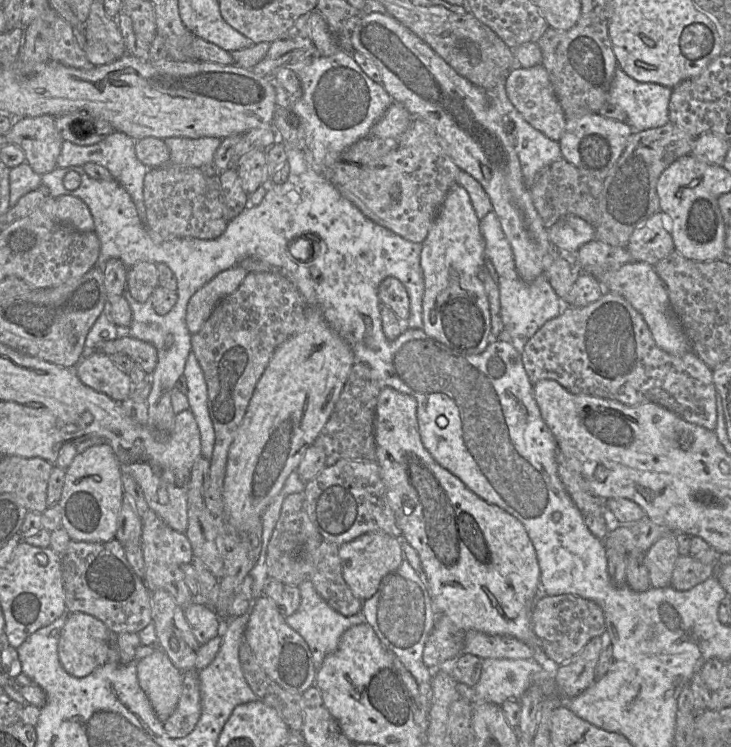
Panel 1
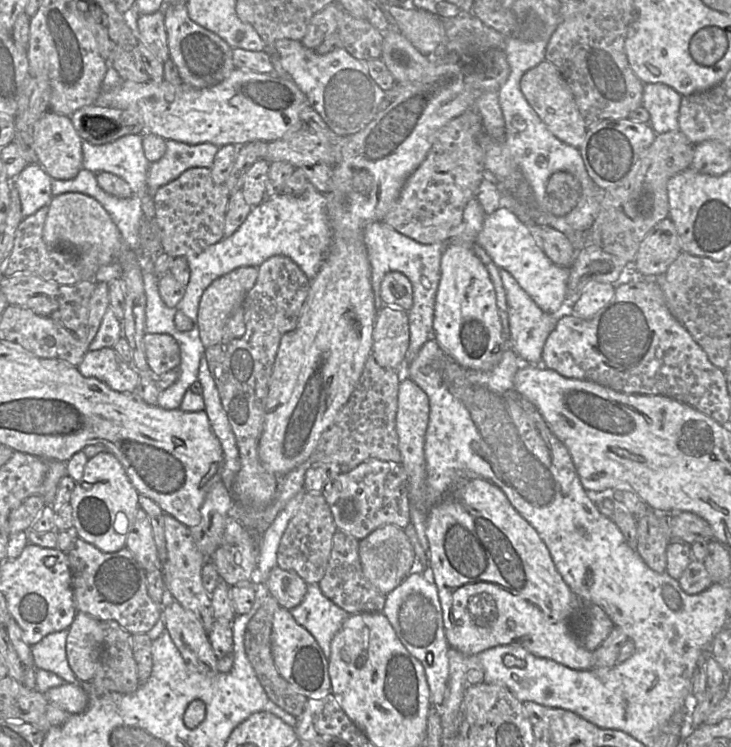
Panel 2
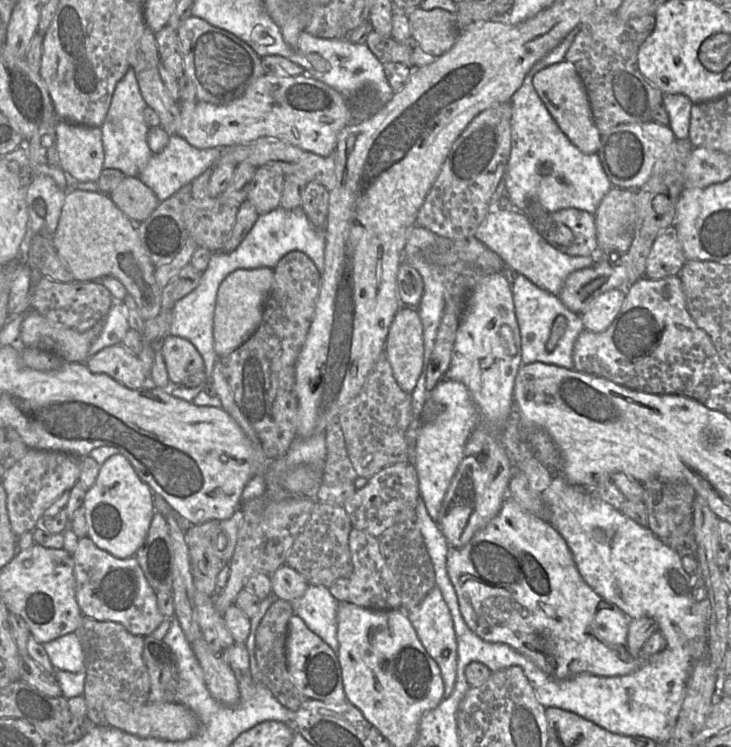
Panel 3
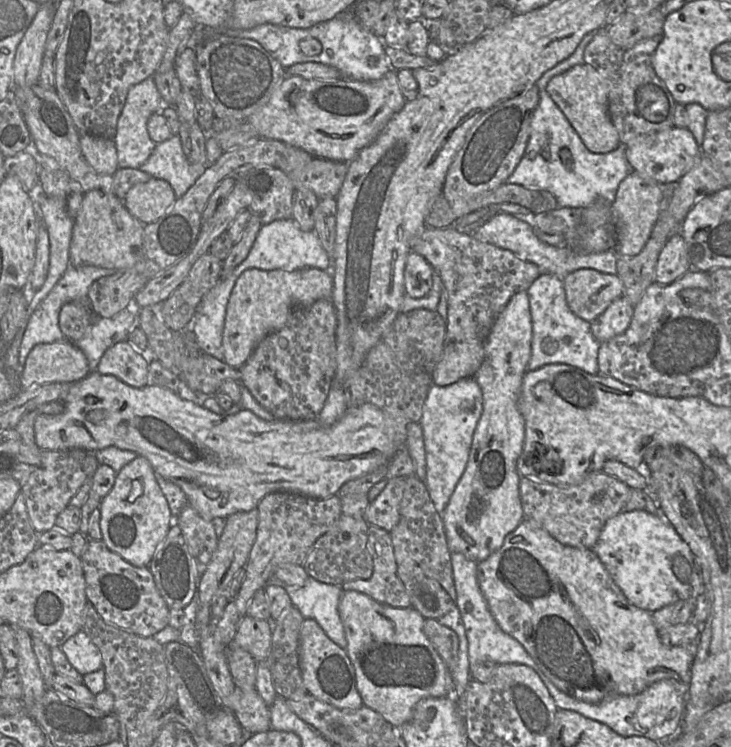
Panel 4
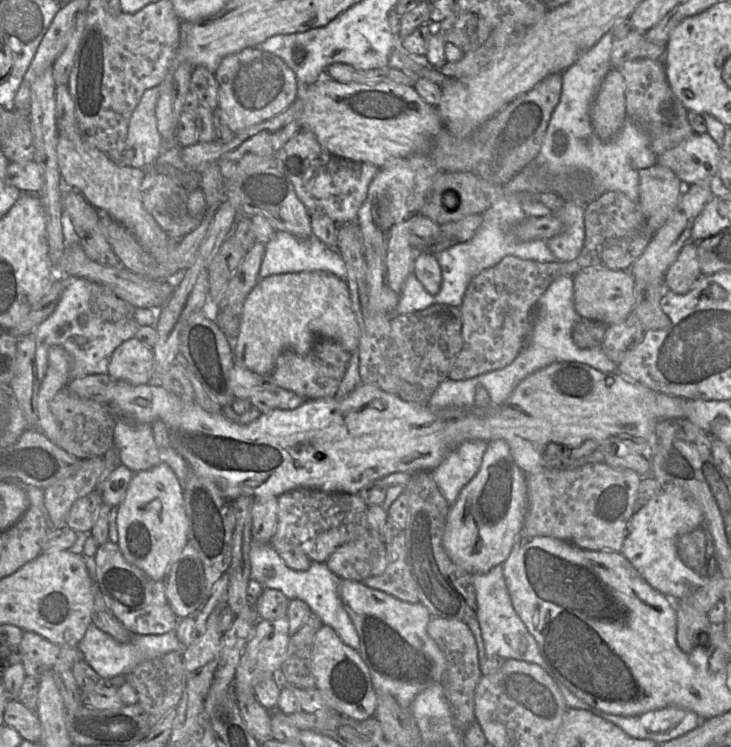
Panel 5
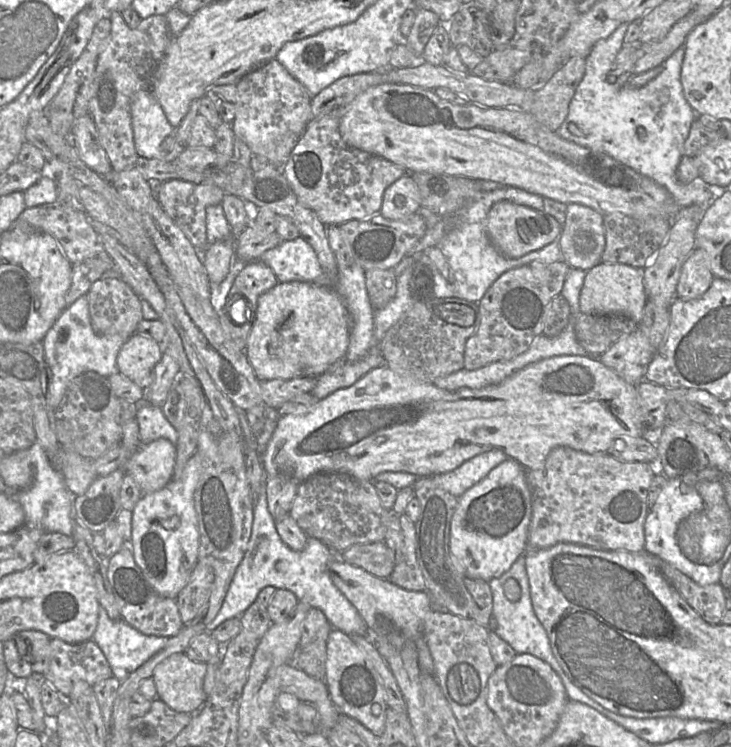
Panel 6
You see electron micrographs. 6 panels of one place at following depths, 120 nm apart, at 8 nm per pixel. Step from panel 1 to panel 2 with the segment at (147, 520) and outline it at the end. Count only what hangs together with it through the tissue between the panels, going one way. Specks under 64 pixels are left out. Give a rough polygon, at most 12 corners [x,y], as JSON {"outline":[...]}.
{"outline":[[164,515],[167,595],[209,632],[216,618],[202,584],[205,558],[190,528]]}

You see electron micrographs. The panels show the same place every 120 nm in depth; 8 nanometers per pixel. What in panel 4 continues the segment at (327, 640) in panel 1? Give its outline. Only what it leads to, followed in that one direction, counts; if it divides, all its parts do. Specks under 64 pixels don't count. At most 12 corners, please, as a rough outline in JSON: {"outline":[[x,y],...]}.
{"outline":[[274,575],[305,618],[317,621],[333,642],[346,648],[338,611],[339,585],[309,577],[285,586]]}

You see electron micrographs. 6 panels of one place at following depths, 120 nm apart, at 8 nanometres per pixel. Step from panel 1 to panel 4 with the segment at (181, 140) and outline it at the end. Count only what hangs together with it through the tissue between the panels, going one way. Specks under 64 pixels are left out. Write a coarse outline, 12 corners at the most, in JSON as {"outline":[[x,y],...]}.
{"outline":[[178,135],[140,169],[181,197],[208,166],[191,162]]}

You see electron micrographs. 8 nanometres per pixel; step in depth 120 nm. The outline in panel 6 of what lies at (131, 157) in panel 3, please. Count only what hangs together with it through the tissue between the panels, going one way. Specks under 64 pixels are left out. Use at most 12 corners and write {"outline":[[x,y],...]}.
{"outline":[[150,89],[133,95],[139,158],[158,159],[174,127]]}

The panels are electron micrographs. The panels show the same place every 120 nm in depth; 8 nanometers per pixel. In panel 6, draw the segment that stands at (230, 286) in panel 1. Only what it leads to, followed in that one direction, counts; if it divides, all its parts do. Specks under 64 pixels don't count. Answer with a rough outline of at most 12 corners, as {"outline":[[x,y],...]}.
{"outline":[[331,284],[259,297],[244,352],[261,380],[319,377],[346,359]]}

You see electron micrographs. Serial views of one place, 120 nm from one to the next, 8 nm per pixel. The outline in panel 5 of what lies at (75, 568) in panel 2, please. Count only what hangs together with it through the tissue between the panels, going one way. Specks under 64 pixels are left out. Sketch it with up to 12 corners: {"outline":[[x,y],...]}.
{"outline":[[99,545],[94,580],[108,607],[139,635],[175,632],[163,581]]}

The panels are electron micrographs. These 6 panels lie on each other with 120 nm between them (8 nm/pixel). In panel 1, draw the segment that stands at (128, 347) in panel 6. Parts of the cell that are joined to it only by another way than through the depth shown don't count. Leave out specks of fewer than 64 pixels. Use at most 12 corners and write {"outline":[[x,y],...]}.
{"outline":[[101,351],[76,366],[83,384],[116,401],[128,399],[129,375]]}

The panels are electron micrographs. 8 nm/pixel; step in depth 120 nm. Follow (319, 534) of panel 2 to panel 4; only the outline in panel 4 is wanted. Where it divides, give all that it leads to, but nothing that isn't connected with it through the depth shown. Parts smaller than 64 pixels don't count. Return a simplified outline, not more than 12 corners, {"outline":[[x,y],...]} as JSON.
{"outline":[[341,515],[312,546],[309,577],[366,580],[373,559],[364,520]]}

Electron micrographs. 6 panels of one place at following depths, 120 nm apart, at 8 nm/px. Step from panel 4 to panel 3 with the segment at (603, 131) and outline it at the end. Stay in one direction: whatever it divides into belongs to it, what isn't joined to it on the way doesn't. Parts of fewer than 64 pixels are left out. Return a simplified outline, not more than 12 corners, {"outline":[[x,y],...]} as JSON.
{"outline":[[574,64],[538,71],[532,83],[553,120],[583,153],[601,132]]}

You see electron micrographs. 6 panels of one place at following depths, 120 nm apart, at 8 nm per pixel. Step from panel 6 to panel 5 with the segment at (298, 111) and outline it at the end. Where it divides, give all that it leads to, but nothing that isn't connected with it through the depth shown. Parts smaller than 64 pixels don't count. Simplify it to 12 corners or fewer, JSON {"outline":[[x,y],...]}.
{"outline":[[259,47],[224,57],[219,115],[234,133],[286,111],[300,89]]}

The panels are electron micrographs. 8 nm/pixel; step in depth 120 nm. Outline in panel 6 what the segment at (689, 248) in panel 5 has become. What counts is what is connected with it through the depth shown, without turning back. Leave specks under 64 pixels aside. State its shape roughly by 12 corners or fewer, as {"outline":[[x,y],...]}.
{"outline":[[706,254],[685,260],[676,289],[683,300],[701,297],[715,279]]}

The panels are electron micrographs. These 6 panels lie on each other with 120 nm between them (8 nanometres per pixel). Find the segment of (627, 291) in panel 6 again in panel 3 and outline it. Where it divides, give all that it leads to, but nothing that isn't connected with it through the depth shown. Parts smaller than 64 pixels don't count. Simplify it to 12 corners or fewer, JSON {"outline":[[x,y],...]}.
{"outline":[[602,259],[571,273],[559,293],[581,315],[601,294],[621,287],[625,272]]}

